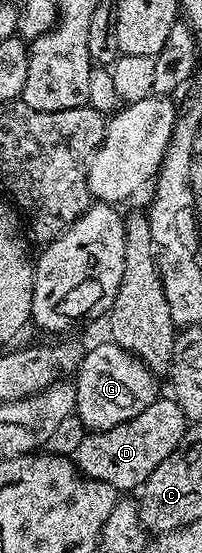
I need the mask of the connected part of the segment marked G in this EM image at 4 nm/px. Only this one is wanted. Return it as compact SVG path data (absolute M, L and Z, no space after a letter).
M114 341L88 348L73 377L75 387L75 413L83 420L87 431L112 429L145 411L160 396L156 374L140 357L122 349Z

